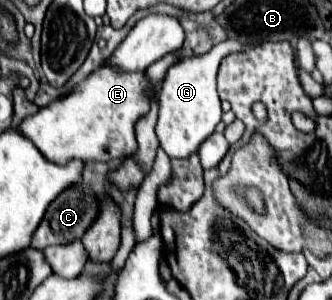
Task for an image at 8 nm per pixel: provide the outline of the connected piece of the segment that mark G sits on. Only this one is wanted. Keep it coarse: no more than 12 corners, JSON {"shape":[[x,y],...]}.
{"shape":[[224,40],[180,58],[162,82],[156,136],[188,158],[222,116],[218,64],[246,46]]}

